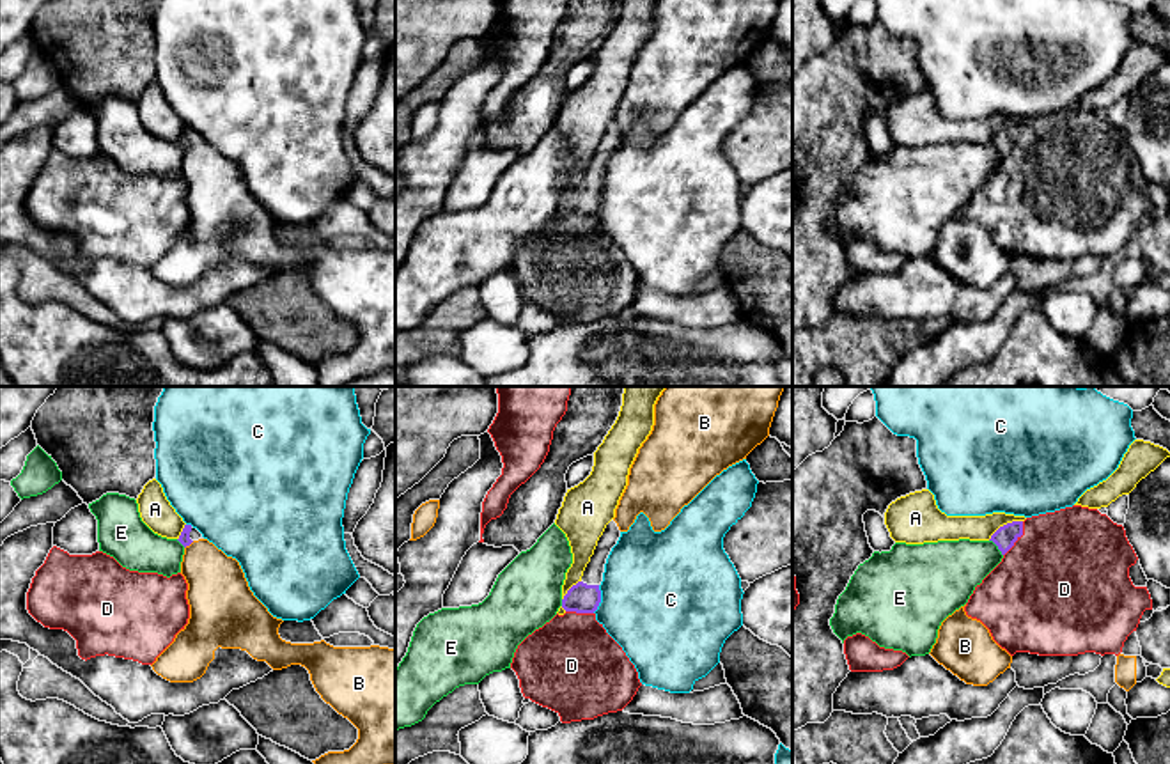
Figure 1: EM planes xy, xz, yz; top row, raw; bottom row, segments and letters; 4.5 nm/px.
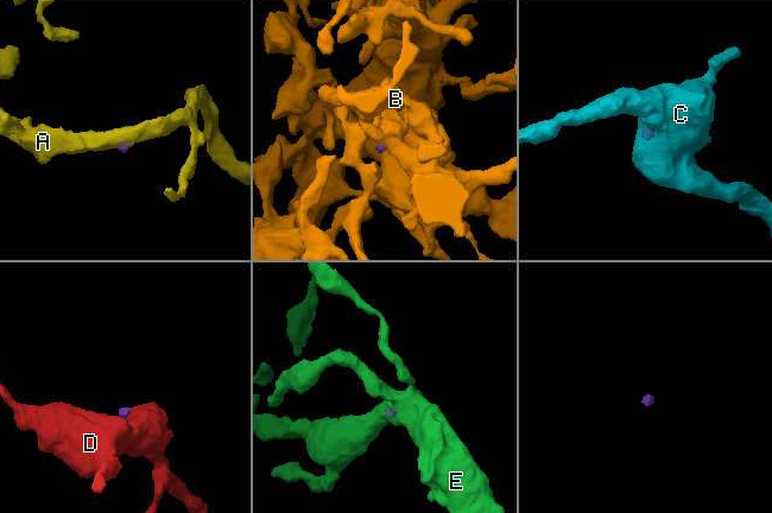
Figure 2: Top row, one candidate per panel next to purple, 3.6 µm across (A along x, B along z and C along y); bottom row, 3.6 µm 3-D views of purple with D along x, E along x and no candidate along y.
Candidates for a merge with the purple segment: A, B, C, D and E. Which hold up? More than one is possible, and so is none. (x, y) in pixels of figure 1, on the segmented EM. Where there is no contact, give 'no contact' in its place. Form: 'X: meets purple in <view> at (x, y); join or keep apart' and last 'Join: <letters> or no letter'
A: meets purple in yz at (1004, 525); keep apart
B: meets purple in xy at (188, 545); join
C: meets purple in xz at (600, 600); keep apart
D: meets purple in yz at (1016, 539); keep apart
E: meets purple in yz at (998, 548); keep apart
Join: B

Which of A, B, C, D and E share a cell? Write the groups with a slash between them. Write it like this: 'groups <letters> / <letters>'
groups A / B / C / D / E

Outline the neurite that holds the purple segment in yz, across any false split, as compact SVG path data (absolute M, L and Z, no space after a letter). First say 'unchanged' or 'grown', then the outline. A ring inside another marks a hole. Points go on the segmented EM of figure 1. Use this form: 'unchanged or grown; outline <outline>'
unchanged; outline M1012 521L1003 526L1000 526L989 541L993 541L1002 555L1005 555L1014 542L1023 535L1023 521Z

